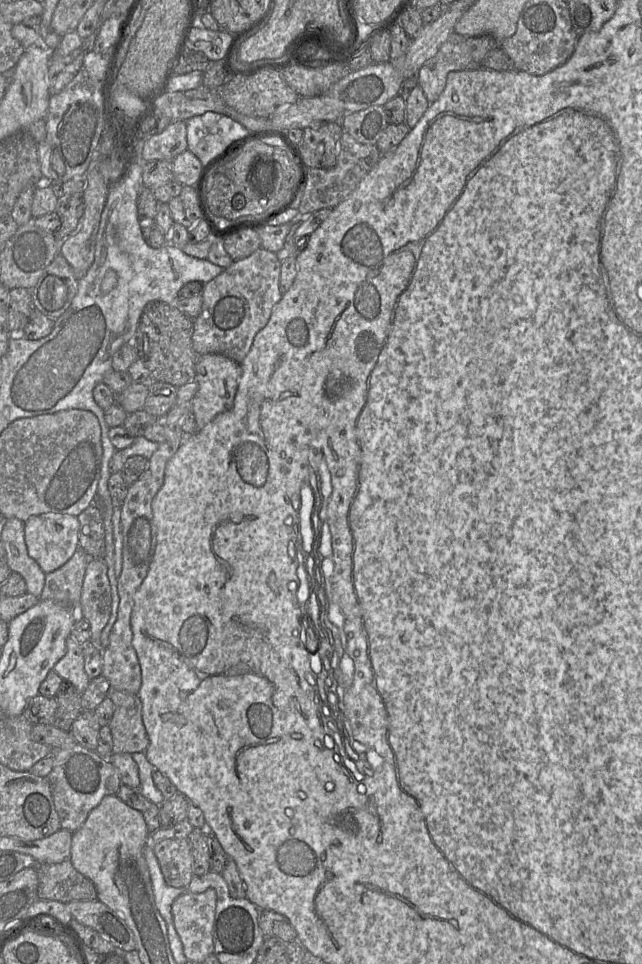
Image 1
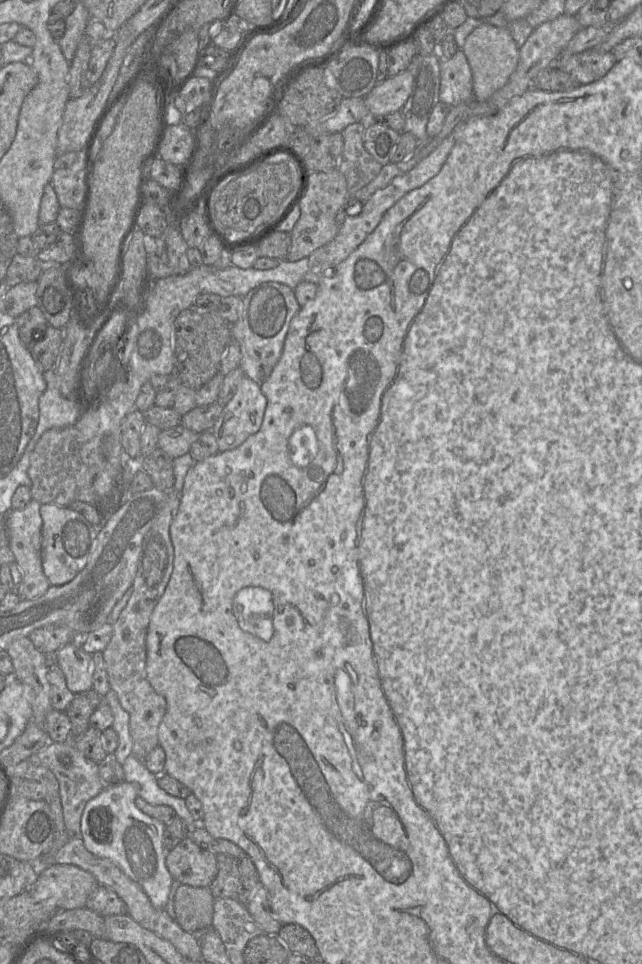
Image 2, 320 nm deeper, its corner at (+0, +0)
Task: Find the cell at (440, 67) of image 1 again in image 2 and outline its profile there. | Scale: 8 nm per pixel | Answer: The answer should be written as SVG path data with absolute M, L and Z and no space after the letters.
M461 48L447 61L440 62L439 99L449 107L474 100L471 68Z

